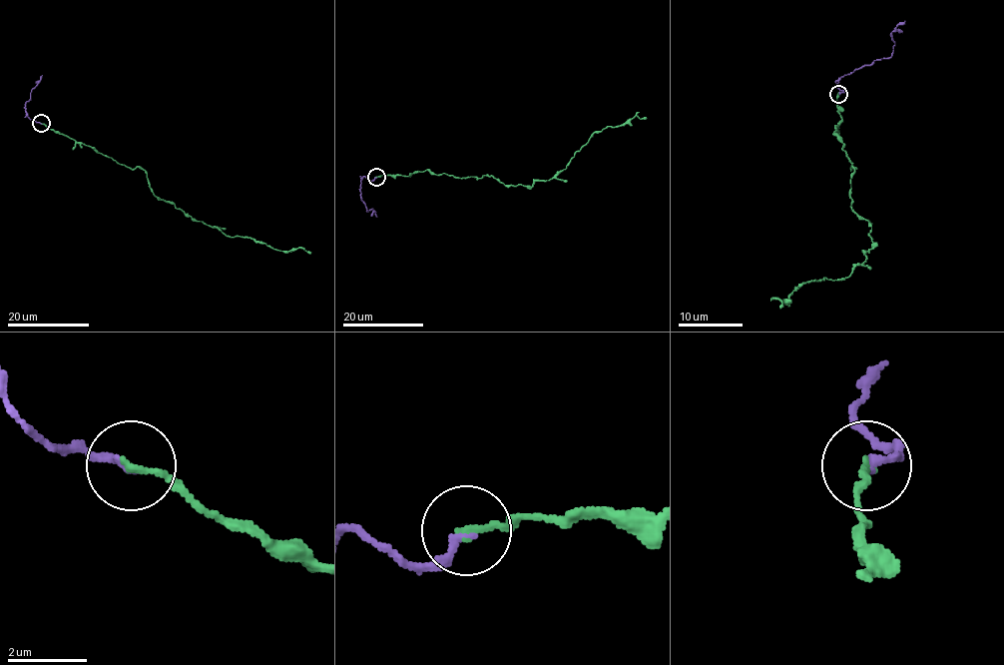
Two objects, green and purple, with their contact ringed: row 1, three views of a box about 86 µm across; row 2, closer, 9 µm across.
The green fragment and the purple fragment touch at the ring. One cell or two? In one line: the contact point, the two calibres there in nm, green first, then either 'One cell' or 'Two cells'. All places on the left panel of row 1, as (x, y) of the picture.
Place: (41, 123). Thickness 170 nm (green) against 190 nm. One cell

